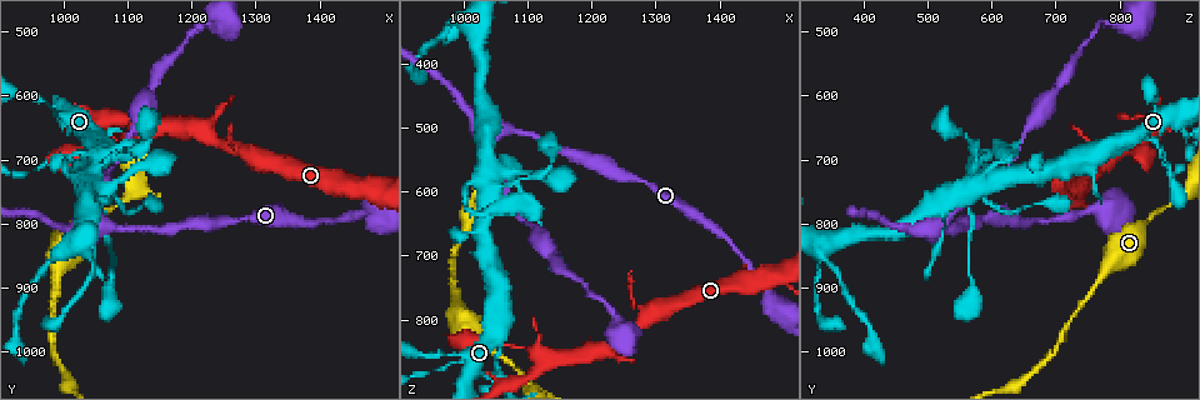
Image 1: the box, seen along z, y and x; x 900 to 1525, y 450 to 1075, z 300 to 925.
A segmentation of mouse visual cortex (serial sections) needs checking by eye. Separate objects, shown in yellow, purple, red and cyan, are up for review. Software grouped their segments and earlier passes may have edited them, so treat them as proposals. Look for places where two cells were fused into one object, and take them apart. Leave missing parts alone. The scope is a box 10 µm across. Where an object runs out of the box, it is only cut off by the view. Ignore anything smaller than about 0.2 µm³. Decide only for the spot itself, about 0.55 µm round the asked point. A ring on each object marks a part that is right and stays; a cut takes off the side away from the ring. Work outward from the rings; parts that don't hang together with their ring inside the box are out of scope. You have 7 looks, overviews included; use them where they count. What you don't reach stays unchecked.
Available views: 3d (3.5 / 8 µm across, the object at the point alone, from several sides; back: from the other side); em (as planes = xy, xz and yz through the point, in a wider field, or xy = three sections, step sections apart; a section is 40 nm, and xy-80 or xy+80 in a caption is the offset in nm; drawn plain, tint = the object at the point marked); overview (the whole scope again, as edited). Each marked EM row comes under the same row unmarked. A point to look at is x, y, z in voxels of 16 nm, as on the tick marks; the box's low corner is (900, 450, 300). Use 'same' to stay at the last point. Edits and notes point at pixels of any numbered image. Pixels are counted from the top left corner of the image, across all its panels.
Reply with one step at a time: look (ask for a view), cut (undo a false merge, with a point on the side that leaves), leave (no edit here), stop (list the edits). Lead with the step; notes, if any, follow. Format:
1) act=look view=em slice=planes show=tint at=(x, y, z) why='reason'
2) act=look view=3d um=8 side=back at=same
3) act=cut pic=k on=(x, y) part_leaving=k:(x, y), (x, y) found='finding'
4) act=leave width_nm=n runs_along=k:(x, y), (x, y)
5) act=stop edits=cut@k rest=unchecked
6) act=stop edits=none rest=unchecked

act=look view=3d um=3.5 at=(1060, 740, 565) why='four or more arms meet'

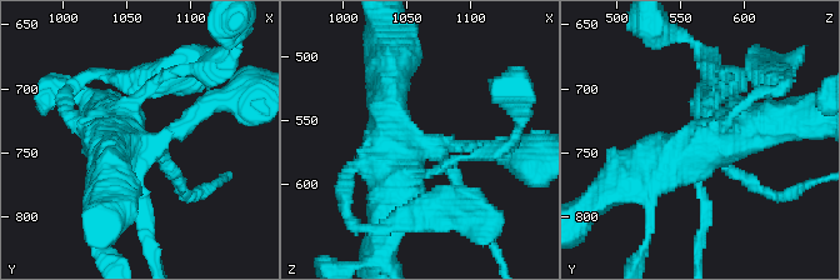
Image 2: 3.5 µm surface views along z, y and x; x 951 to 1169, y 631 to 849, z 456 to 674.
act=look view=em slice=xy step=5 show=tint at=(1056, 744, 568)

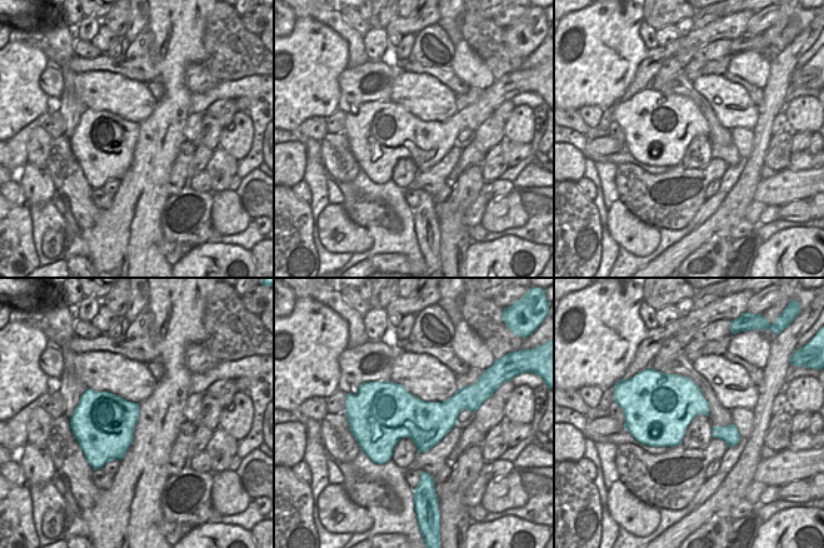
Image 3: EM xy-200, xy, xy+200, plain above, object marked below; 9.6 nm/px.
act=leave runs_along=2:(778, 120), (698, 143), (630, 178) found='continuous, no second cell'

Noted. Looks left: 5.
act=look view=3d um=3.5 at=(985, 880, 780)

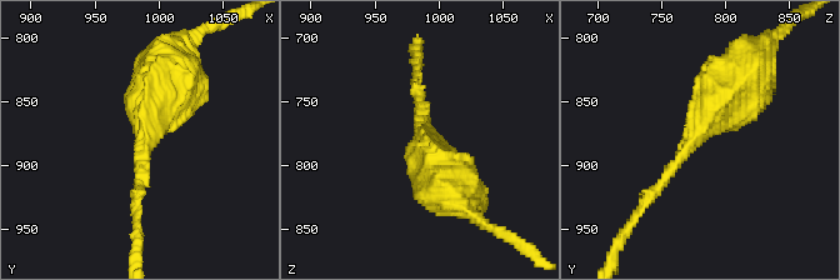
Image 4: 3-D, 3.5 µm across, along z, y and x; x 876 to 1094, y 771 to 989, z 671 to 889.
act=look view=em slice=xy step=2 show=tint at=(988, 876, 776) arm_widths_nm=150,600

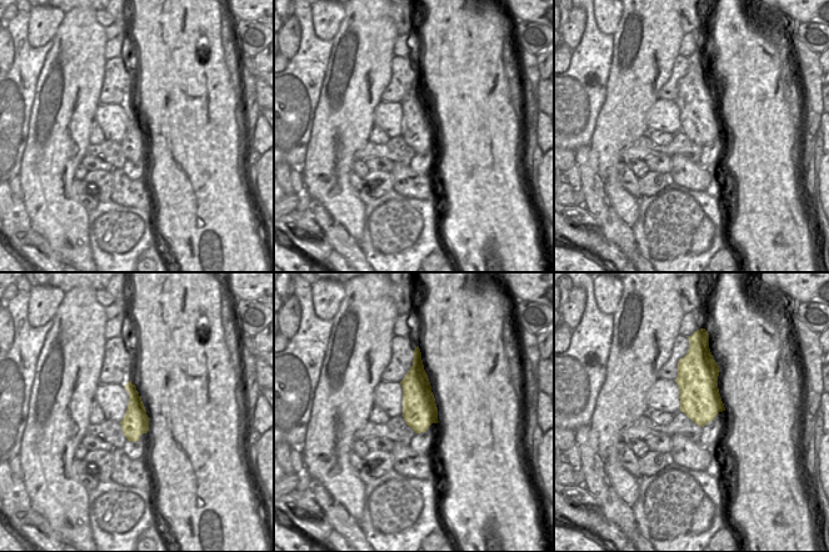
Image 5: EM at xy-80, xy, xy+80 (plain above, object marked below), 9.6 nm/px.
act=leave width_nm=340 runs_along=4:(743, 75), (644, 205) found='continuous, no second cell'

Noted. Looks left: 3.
act=look view=3d um=8 at=(1130, 650, 860) why='narrows sharply'

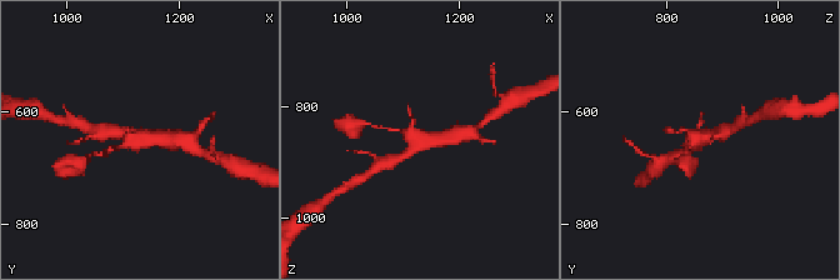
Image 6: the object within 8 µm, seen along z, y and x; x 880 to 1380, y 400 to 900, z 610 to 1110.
act=look view=em slice=xy step=2 show=tint at=same why='now the EM'

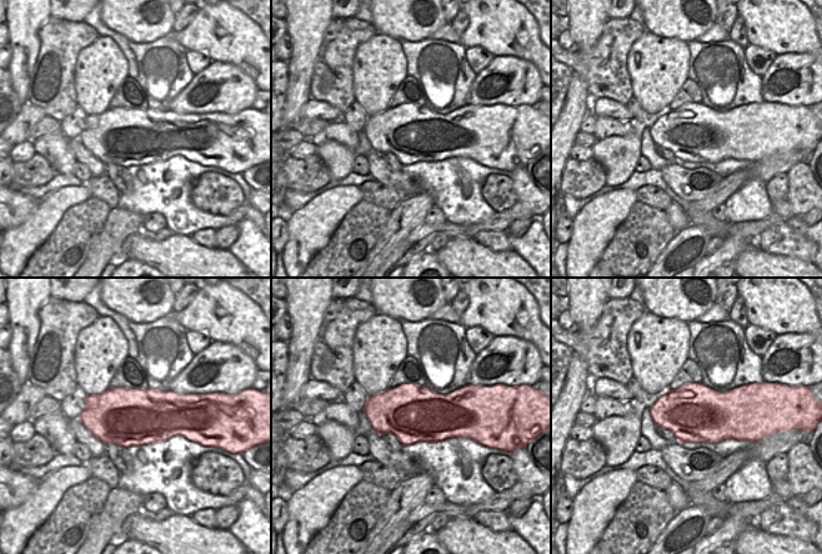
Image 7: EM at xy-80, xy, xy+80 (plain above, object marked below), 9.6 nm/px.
act=leave runs_along=6:(178, 139), (129, 139), (109, 149) found='continuous, no second cell'

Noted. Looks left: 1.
act=stop edits=none rest=unchecked

